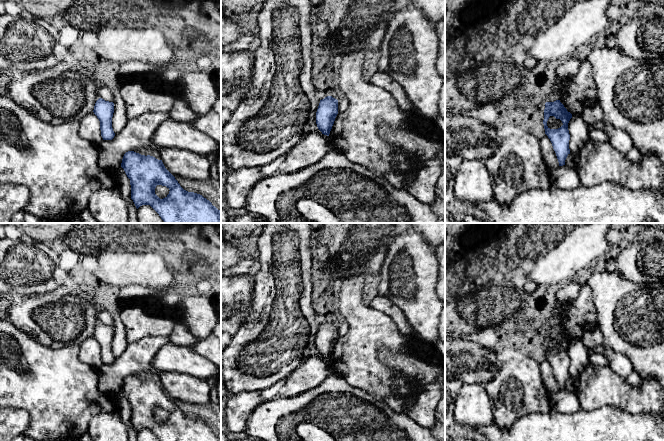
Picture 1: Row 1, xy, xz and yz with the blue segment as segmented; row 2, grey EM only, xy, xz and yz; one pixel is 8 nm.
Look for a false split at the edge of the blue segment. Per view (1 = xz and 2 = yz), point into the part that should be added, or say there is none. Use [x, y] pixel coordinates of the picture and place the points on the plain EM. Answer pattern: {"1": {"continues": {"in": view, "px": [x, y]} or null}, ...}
{"1": {"continues": null}, "2": {"continues": null}}

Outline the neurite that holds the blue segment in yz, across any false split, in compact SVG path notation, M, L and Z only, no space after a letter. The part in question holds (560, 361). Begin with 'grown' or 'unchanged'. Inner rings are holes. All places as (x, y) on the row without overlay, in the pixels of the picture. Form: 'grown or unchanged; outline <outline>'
unchanged; outline M560 324L545 327L543 344L545 358L548 360L552 367L553 373L559 386L559 390L565 389L565 384L570 378L570 358L568 354L568 347L571 342L572 338L567 335ZM550 340L554 340L556 343L560 343L563 349L558 353L550 353L547 350L547 345Z

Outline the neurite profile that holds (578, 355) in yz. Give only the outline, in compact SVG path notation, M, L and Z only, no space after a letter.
M581 339L573 340L568 347L570 377L576 379L589 364L588 353Z

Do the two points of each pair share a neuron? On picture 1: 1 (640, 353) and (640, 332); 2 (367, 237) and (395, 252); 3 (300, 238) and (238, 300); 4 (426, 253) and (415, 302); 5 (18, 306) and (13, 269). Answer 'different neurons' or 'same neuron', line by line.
1: same neuron
2: different neurons
3: different neurons
4: same neuron
5: different neurons

